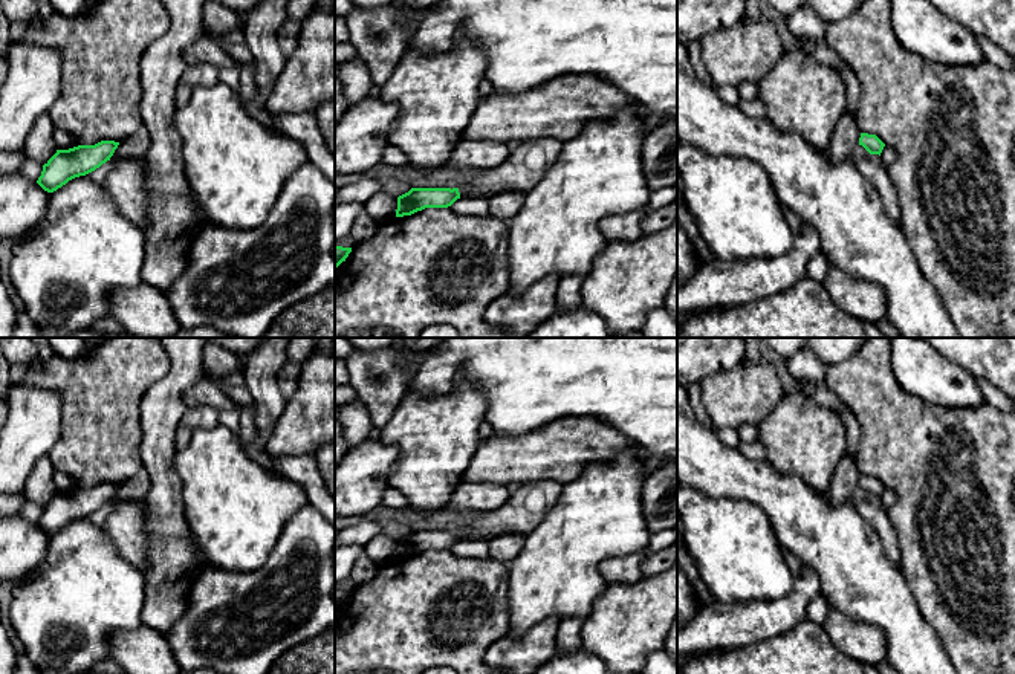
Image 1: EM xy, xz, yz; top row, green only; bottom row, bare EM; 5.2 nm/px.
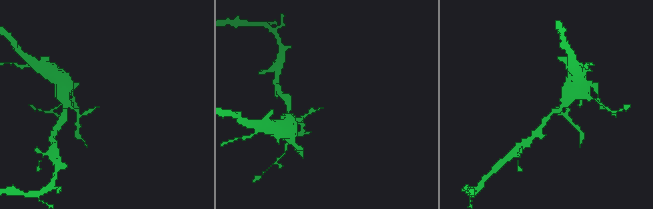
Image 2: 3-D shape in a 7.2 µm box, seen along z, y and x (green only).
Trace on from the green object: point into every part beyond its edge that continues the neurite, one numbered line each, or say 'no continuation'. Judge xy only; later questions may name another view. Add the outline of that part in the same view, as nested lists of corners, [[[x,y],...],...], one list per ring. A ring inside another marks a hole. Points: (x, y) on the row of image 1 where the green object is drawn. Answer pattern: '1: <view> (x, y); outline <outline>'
no continuation

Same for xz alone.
no continuation

